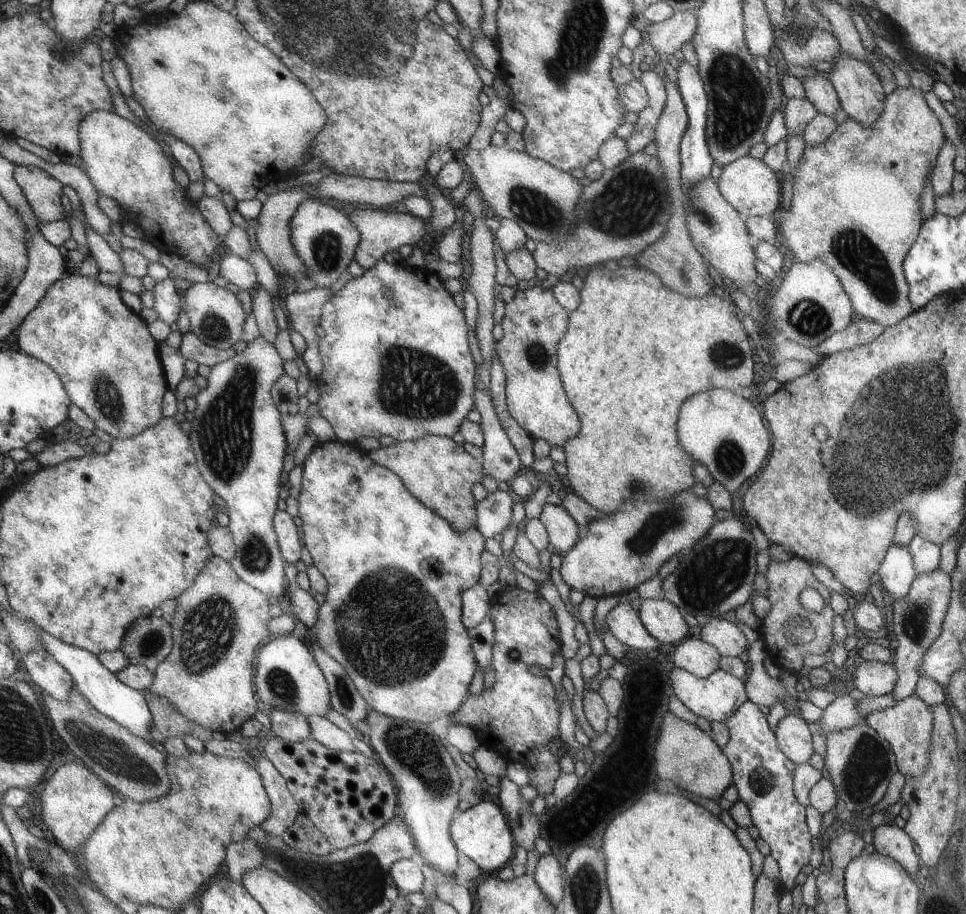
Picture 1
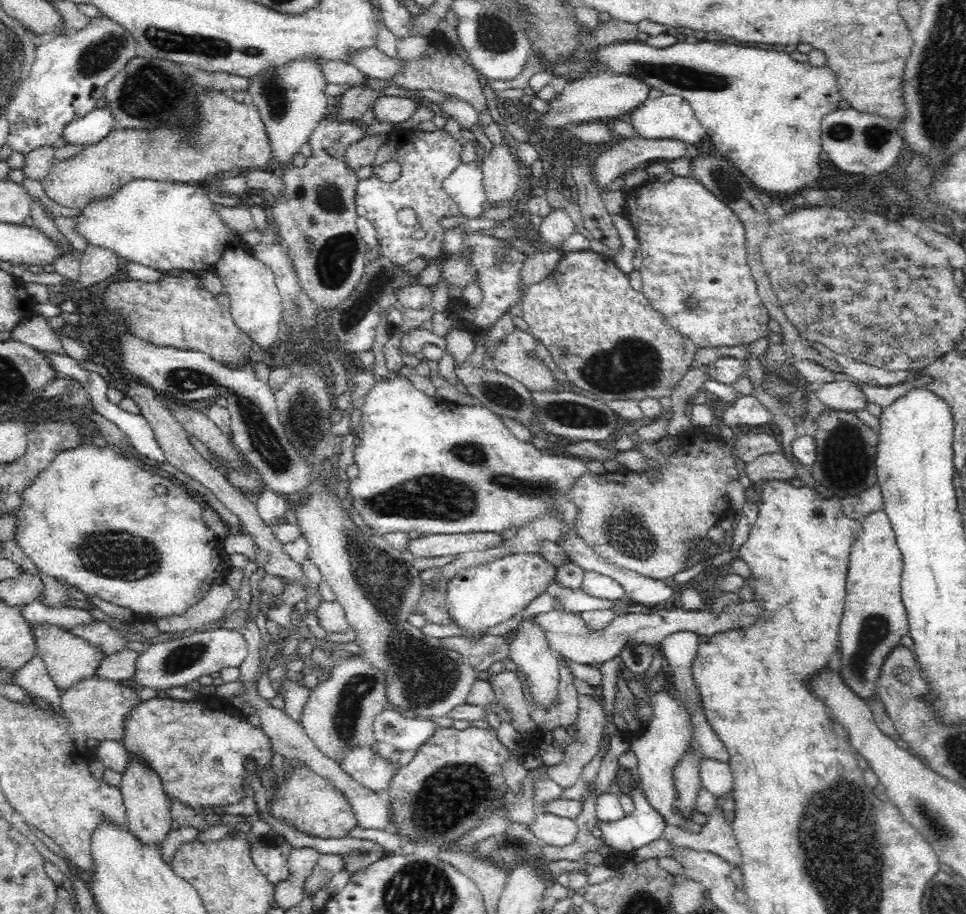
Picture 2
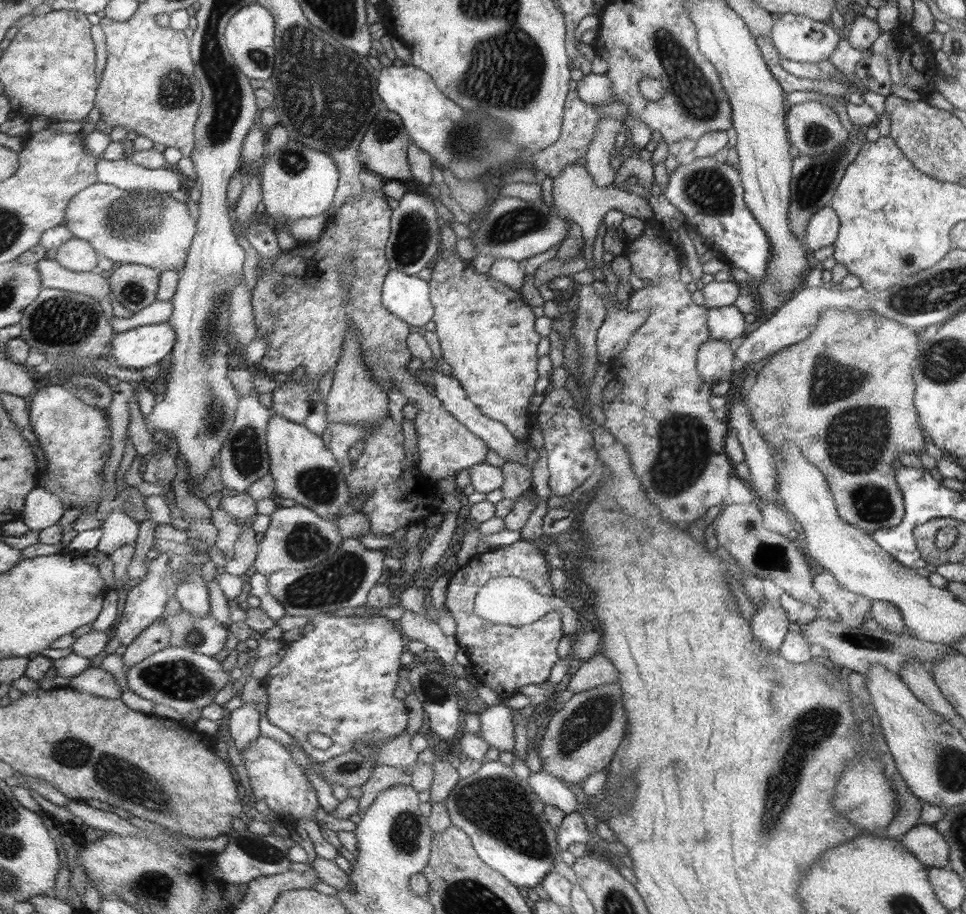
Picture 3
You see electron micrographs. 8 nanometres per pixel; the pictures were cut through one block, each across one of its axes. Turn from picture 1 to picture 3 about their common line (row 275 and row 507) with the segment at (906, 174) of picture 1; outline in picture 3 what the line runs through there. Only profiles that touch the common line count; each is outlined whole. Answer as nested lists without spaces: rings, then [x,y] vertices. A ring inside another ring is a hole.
[[[826,309],[820,313],[818,317],[818,325],[812,331],[810,337],[780,349],[780,352],[766,361],[766,365],[757,372],[754,385],[746,392],[746,404],[750,408],[750,416],[752,416],[753,428],[758,429],[762,439],[773,449],[773,452],[778,453],[786,444],[792,443],[798,445],[802,450],[802,454],[811,462],[816,464],[816,468],[824,470],[824,477],[831,485],[831,492],[834,494],[835,504],[839,515],[848,524],[855,525],[856,528],[863,529],[868,533],[875,533],[879,530],[886,530],[890,527],[896,527],[903,522],[906,514],[906,505],[903,502],[903,492],[899,488],[899,483],[896,477],[896,470],[892,468],[892,462],[898,458],[898,454],[906,453],[906,450],[912,450],[914,455],[924,453],[927,446],[922,426],[919,424],[919,416],[914,408],[914,378],[912,378],[912,362],[918,358],[918,336],[916,330],[907,325],[903,325],[899,321],[879,315],[878,313],[868,311],[852,311],[852,309]]]

